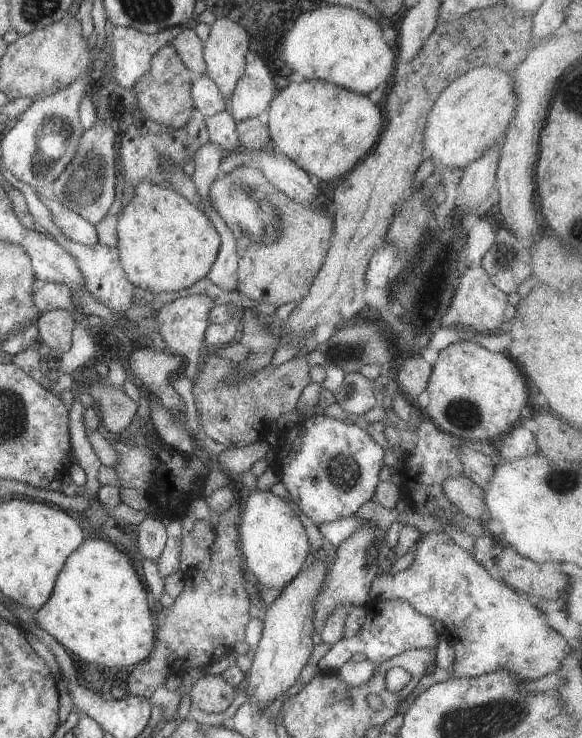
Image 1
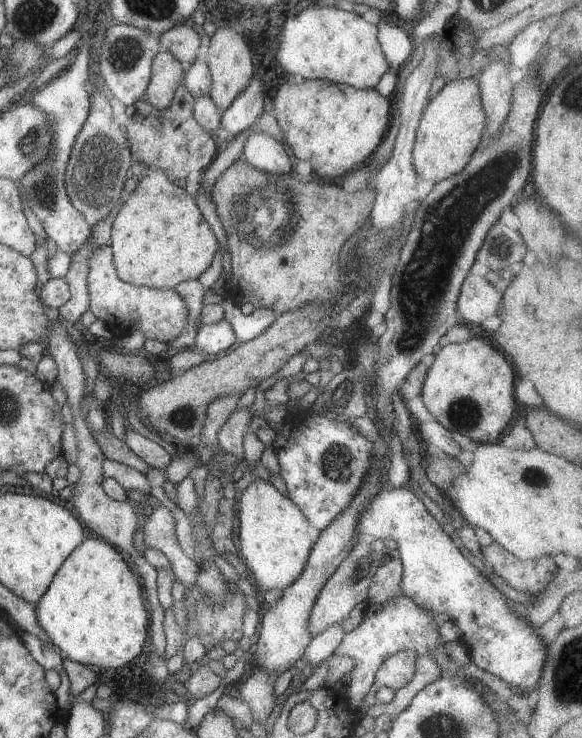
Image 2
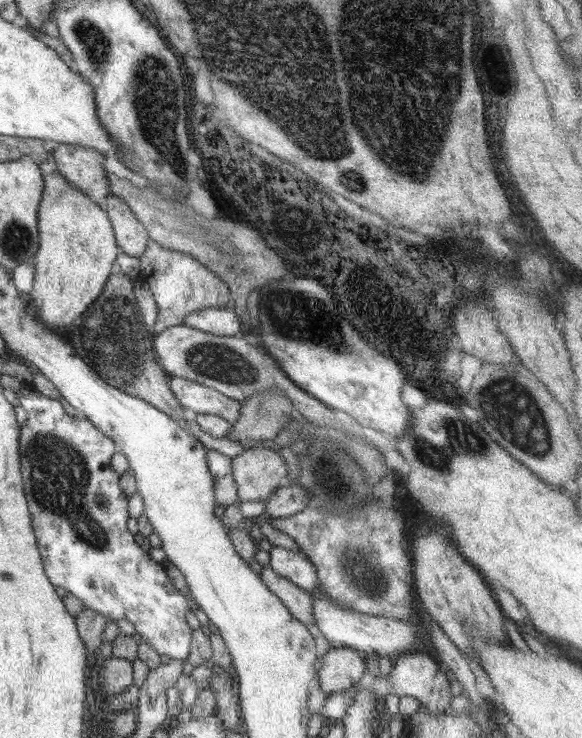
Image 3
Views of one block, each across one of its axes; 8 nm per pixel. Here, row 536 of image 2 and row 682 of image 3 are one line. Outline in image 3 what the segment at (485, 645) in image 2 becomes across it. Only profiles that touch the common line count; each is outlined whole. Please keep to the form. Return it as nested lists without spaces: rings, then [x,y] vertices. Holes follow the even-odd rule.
[[[413,651],[406,652],[405,654],[400,654],[395,657],[392,661],[391,671],[388,672],[386,678],[374,677],[374,684],[369,687],[372,689],[378,696],[384,697],[386,694],[394,693],[399,697],[402,696],[414,696],[418,702],[421,704],[421,710],[427,714],[437,716],[437,714],[450,712],[448,708],[448,702],[455,695],[452,683],[449,683],[448,678],[446,677],[445,669],[442,667],[440,662],[438,662],[434,657],[426,654],[418,654]]]

